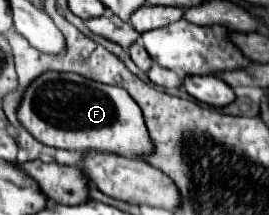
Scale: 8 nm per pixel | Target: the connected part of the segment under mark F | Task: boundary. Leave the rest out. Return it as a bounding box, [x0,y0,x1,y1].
[16,72,152,156]

